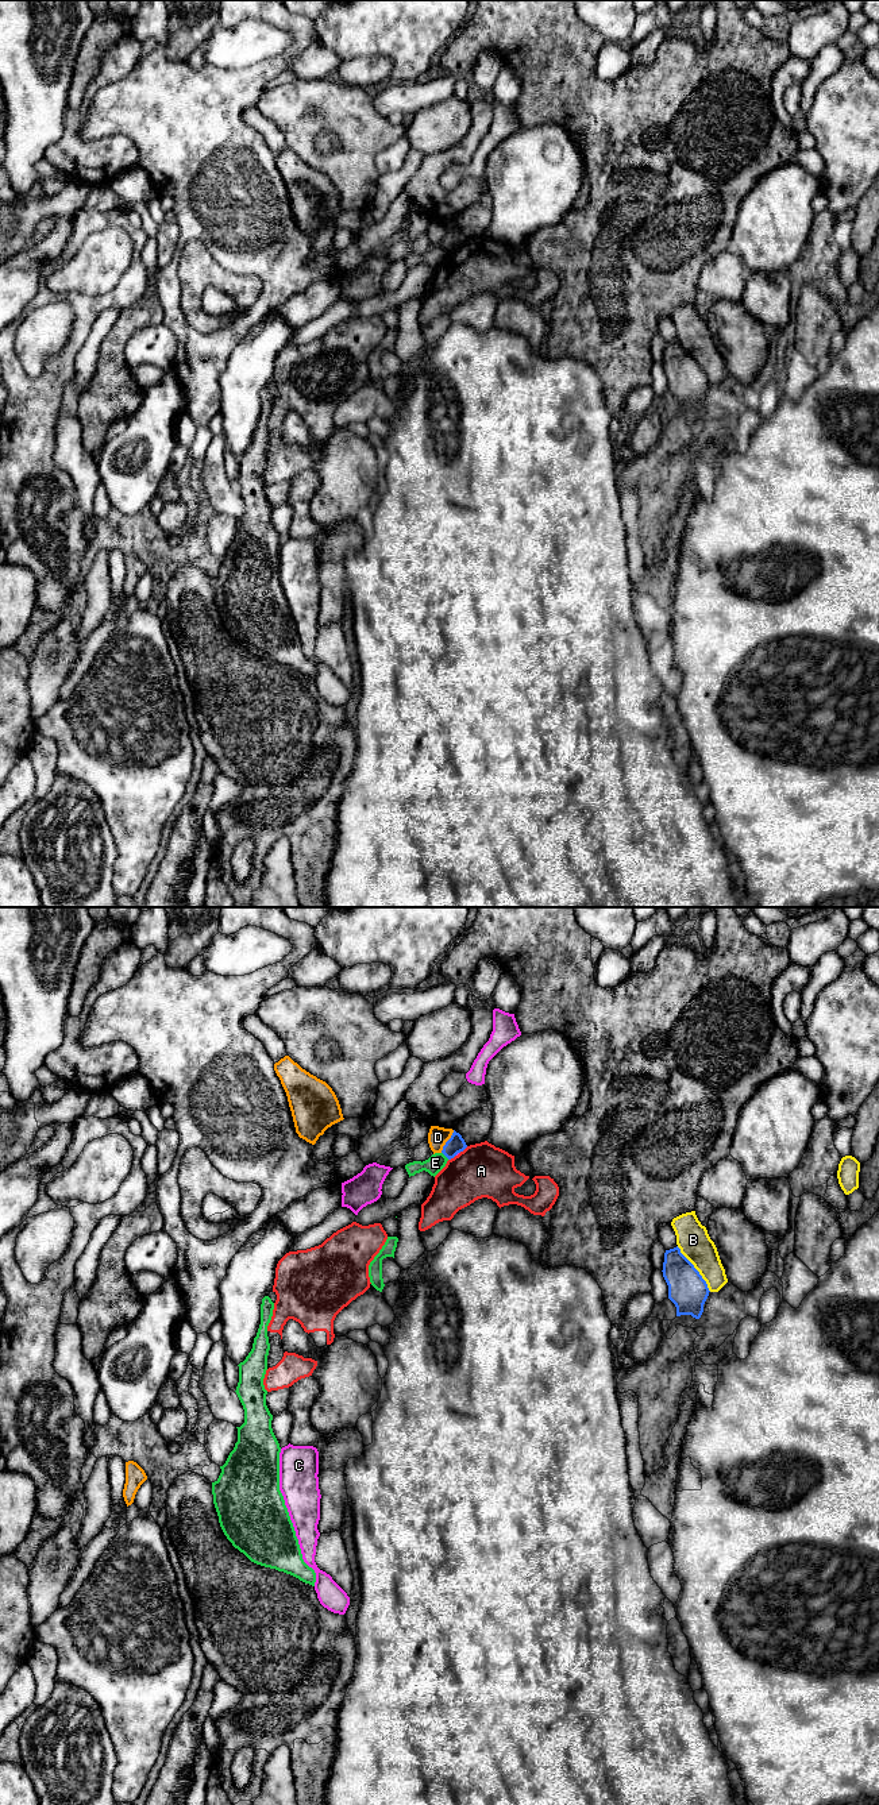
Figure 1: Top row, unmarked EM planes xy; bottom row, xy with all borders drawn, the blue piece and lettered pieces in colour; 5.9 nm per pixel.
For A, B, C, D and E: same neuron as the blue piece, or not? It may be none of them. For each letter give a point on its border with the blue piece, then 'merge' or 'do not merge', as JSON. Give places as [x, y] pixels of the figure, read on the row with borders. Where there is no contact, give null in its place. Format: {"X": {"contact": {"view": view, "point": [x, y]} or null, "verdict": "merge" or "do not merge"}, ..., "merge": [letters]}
{"A": {"contact": {"view": "xy", "point": [463, 1149]}, "verdict": "do not merge"}, "B": {"contact": {"view": "xy", "point": [696, 1269]}, "verdict": "do not merge"}, "C": {"contact": {"view": "xy", "point": [457, 1153]}, "verdict": "do not merge"}, "D": {"contact": {"view": "xy", "point": [447, 1141]}, "verdict": "do not merge"}, "E": {"contact": {"view": "xy", "point": [446, 1156]}, "verdict": "do not merge"}, "merge": []}

